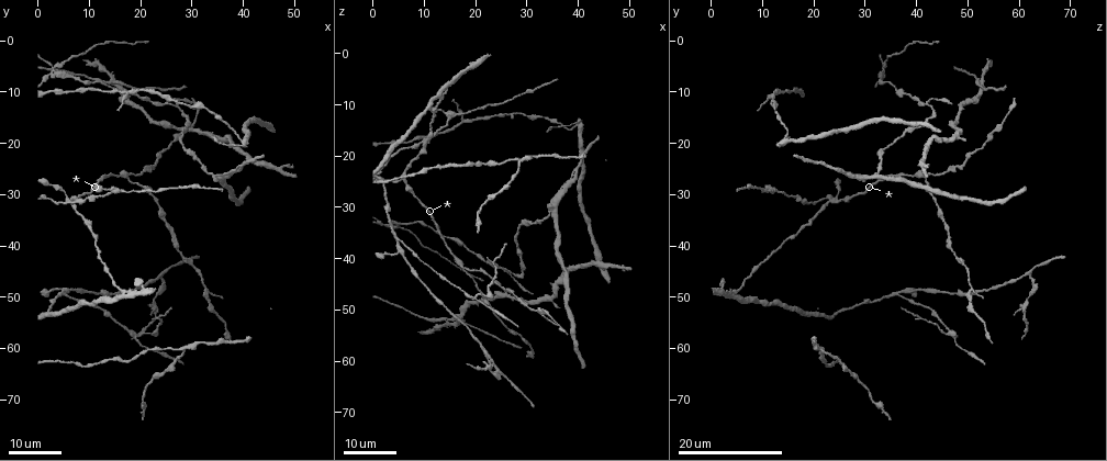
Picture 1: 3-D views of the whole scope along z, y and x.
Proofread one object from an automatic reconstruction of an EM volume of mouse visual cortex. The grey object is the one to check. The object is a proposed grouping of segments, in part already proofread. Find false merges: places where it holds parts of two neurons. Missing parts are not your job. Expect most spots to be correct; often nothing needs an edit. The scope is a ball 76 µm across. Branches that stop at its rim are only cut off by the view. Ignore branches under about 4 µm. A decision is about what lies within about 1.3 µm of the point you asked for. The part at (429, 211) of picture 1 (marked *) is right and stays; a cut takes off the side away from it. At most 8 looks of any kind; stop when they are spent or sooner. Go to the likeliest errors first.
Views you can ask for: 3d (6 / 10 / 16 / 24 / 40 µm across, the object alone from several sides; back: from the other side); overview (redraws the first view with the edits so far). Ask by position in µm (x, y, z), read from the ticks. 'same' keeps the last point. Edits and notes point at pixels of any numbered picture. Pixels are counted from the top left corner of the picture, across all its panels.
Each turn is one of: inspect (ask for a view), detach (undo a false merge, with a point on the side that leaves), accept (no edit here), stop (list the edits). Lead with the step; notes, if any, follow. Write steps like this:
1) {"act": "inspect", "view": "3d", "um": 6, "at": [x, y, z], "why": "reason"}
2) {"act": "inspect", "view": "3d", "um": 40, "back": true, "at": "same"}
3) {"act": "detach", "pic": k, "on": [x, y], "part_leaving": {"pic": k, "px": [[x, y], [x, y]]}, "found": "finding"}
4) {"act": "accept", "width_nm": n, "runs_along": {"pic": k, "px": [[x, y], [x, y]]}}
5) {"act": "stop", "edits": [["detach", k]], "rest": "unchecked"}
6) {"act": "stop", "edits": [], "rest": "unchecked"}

{"act": "inspect", "view": "3d", "um": 24, "at": [3.0, 5.5, 34.0], "why": "looks like a crossing"}

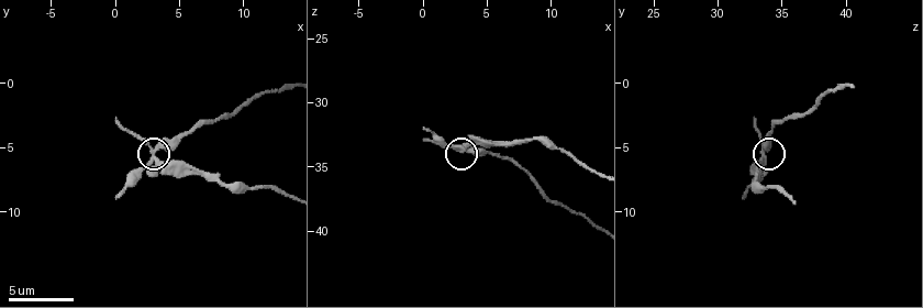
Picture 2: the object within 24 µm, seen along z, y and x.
{"act": "inspect", "view": "3d", "um": 10, "at": [2.8, 6.0, 33.6]}

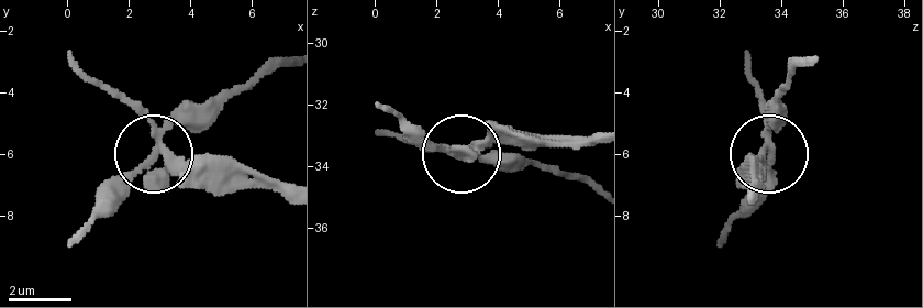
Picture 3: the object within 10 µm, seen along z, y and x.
{"act": "detach", "pic": 3, "on": [187, 112], "part_leaving": {"pic": 3, "px": [[158, 143], [284, 67]]}, "found": "a second neuron is stuck on"}

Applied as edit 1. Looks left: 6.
{"act": "inspect", "view": "overview"}

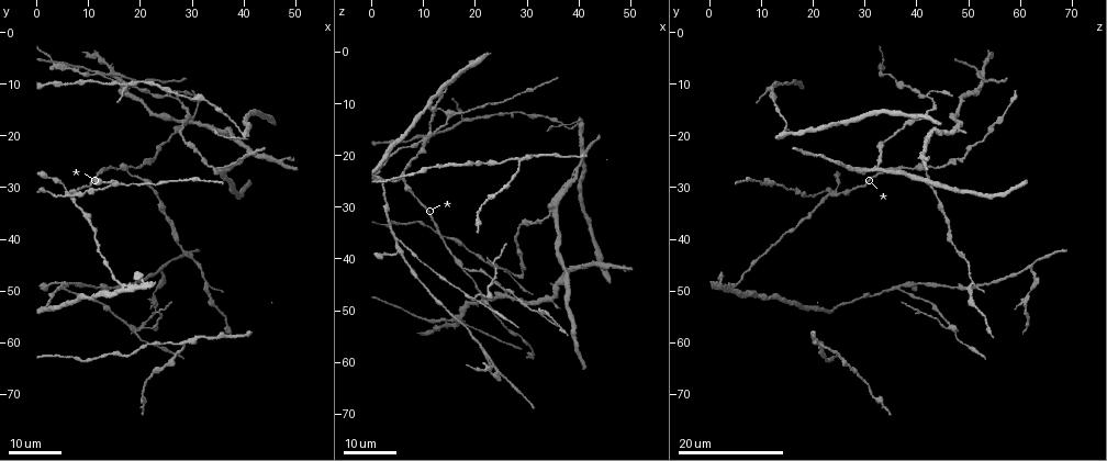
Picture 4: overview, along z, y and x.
{"act": "inspect", "view": "3d", "um": 16, "at": [19.0, 57.5, 48.0], "why": "thin arm on a thick one"}

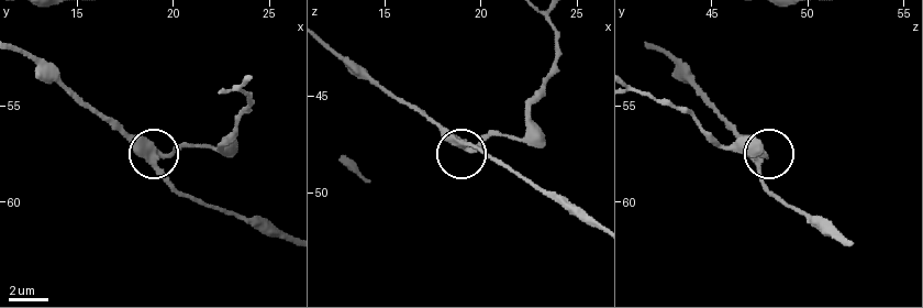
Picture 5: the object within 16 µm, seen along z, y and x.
{"act": "inspect", "view": "3d", "um": 6, "at": [19.0, 58.0, 47.4]}

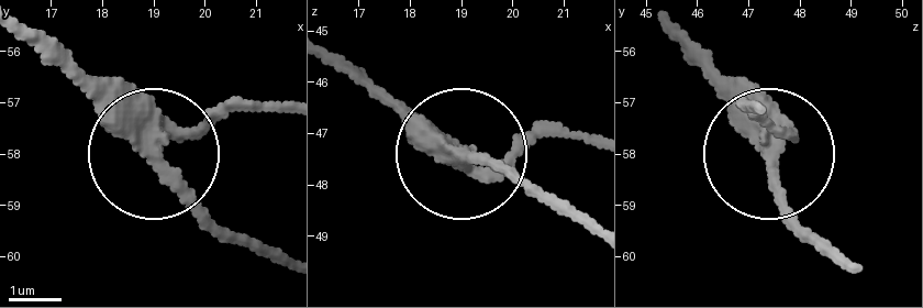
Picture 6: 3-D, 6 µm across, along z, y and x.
{"act": "accept", "arms": 3, "runs_along": {"pic": 6, "px": [[25, 25], [232, 240]]}, "found": "all the same neuron"}

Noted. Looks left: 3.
{"act": "inspect", "view": "3d", "um": 24, "at": [5.5, 49.5, 36.5], "why": "three-way junction"}

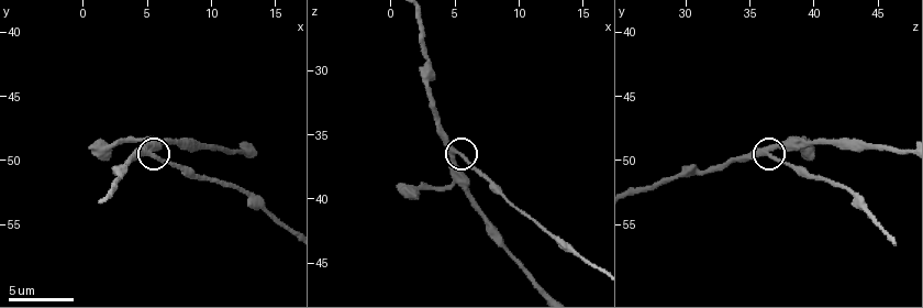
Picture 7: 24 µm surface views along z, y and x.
{"act": "inspect", "view": "3d", "um": 10, "at": [5.2, 49.6, 36.2]}

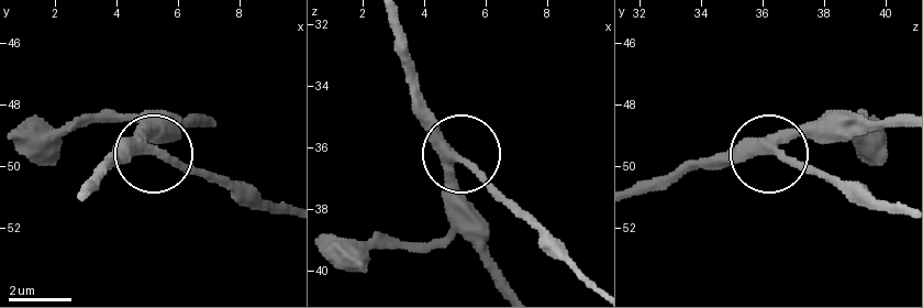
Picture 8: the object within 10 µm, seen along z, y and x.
{"act": "accept", "side_arm_um": 38, "runs_along": {"pic": 8, "px": [[640, 194], [766, 152], [826, 180]]}, "found": "continuous, no second neuron"}

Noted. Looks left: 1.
{"act": "stop", "edits": [["detach", 3]], "rest": "unchecked"}

